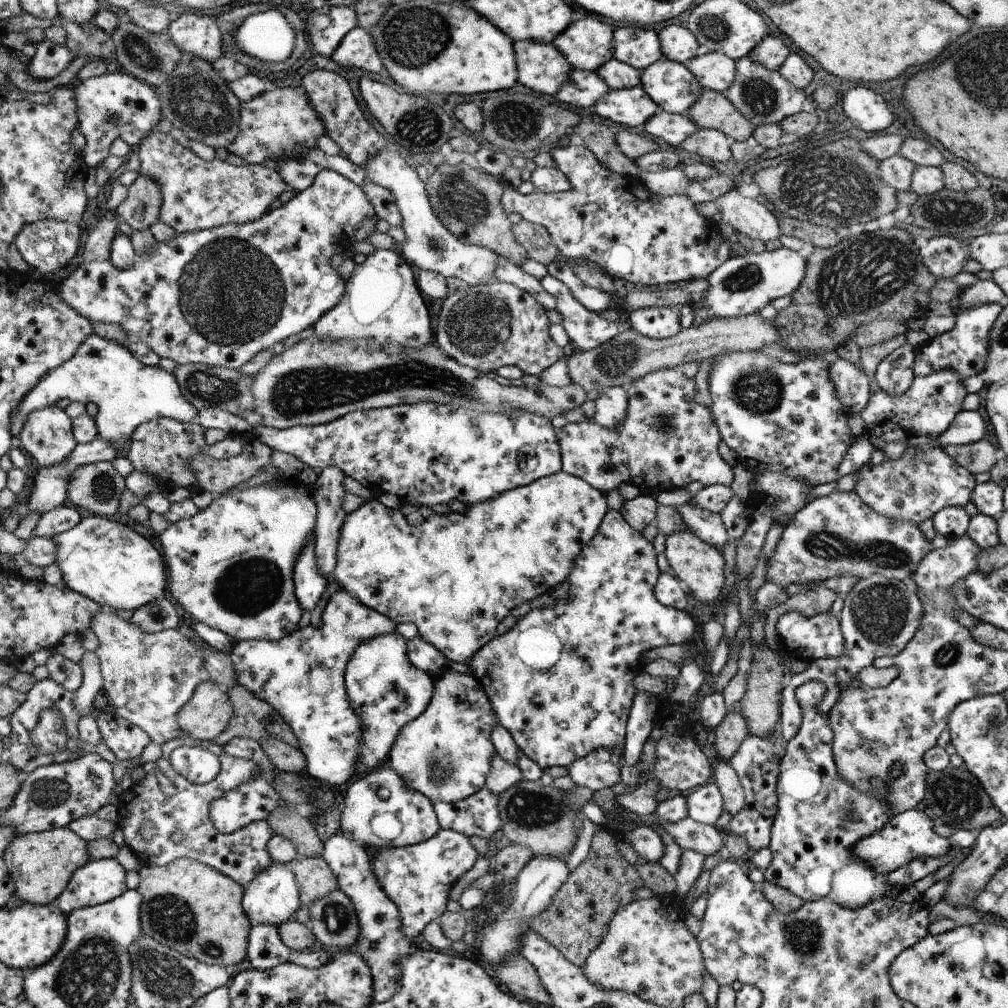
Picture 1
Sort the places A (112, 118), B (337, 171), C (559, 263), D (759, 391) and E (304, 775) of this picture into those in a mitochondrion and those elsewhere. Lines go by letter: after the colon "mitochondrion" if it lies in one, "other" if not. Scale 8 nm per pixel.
A: other
B: other
C: other
D: mitochondrion
E: other

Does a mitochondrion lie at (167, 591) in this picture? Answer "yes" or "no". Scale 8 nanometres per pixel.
no

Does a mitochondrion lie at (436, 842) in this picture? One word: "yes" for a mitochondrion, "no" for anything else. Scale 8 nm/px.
no

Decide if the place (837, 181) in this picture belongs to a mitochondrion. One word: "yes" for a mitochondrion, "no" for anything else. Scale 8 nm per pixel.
yes

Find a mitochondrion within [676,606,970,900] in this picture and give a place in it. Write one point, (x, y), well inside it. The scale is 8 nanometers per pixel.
(946, 655)

